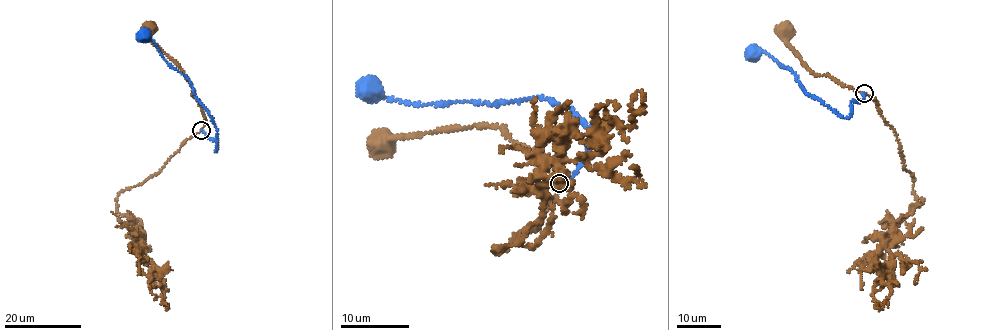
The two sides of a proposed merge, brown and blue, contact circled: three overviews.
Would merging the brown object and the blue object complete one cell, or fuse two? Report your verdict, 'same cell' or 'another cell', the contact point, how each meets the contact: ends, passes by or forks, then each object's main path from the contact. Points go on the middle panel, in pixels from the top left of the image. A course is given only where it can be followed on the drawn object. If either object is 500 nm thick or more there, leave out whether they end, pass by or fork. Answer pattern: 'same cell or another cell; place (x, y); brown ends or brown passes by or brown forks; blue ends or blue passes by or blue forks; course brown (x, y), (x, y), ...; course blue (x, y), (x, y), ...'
another cell; place (559, 183); brown passes by; blue ends; course brown (559, 182), (555, 162), (516, 143), (498, 126), (467, 126), (384, 141); course blue (559, 182), (574, 174), (593, 142), (589, 125), (569, 109), (547, 98), (424, 106), (370, 96), (357, 85)

